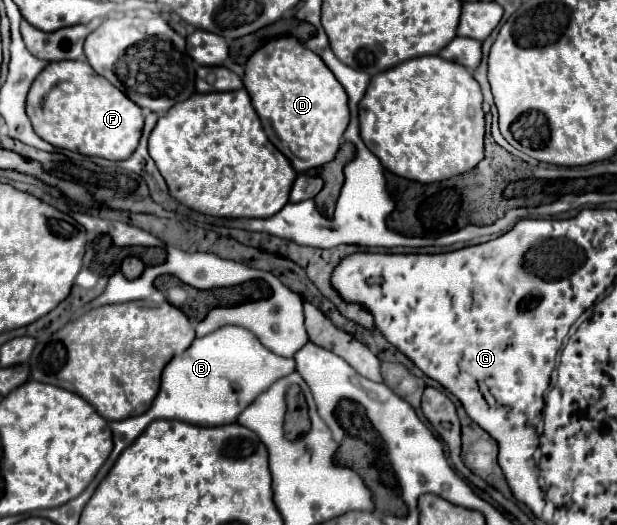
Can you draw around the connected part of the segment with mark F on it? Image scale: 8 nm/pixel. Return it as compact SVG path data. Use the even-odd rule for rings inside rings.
M56 61L48 63L38 79L32 83L26 97L26 115L34 127L34 133L54 147L76 151L90 157L102 157L110 161L128 159L138 147L140 133L144 127L142 109L132 103L120 89L116 89L110 81L100 77L86 61Z

